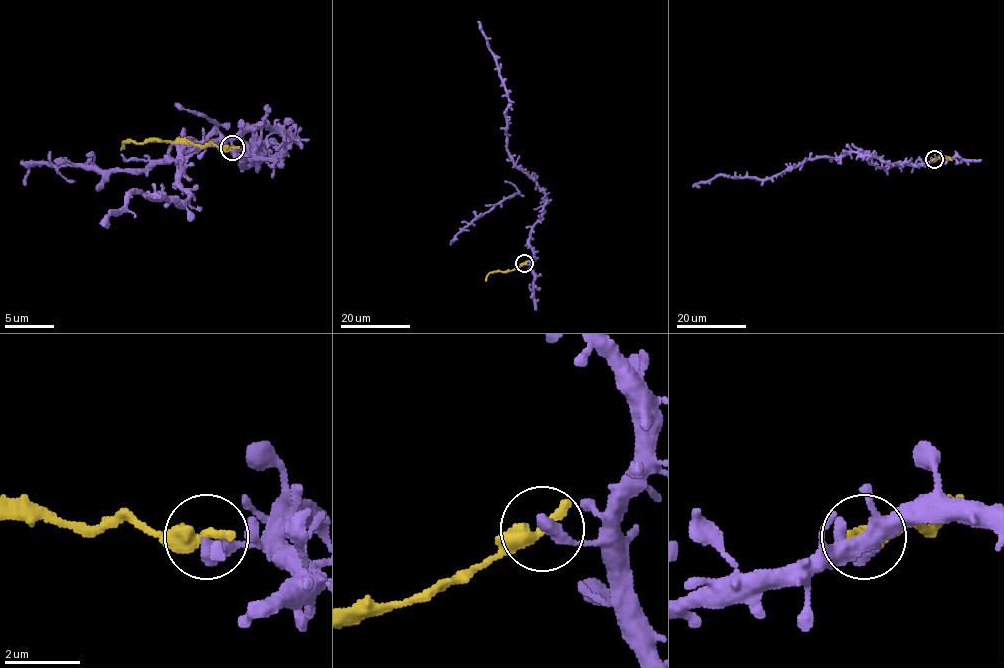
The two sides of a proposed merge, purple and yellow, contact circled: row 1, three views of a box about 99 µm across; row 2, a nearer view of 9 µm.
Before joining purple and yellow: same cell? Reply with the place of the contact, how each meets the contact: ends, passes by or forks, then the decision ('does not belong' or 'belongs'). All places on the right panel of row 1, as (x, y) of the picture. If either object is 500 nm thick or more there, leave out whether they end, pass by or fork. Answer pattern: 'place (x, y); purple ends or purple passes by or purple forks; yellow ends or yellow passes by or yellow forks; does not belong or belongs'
place (934, 159); purple ends; yellow ends; does not belong

